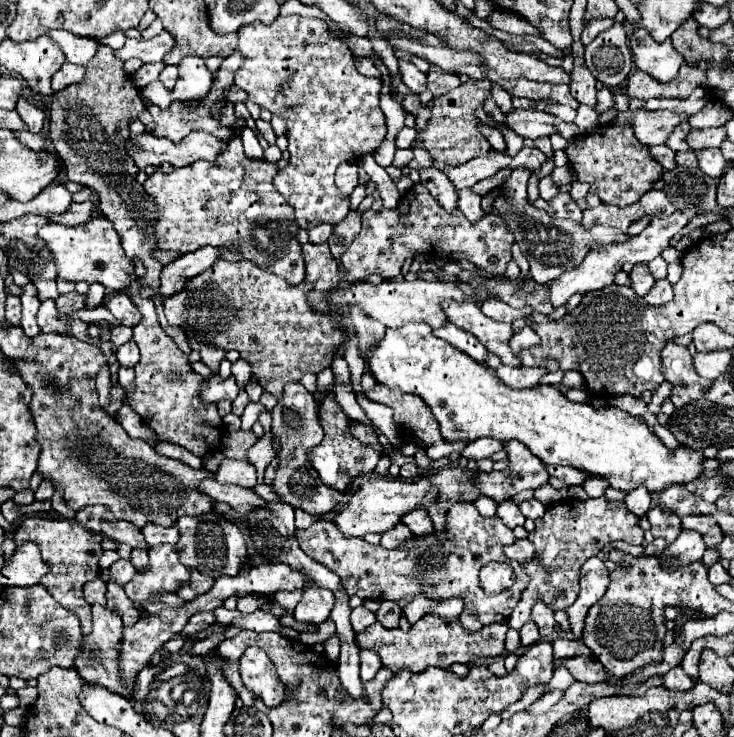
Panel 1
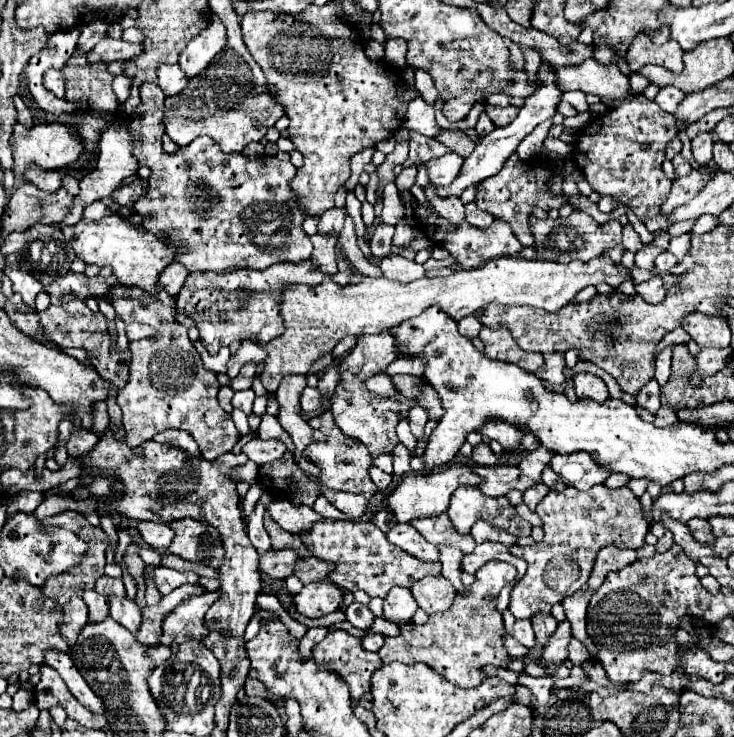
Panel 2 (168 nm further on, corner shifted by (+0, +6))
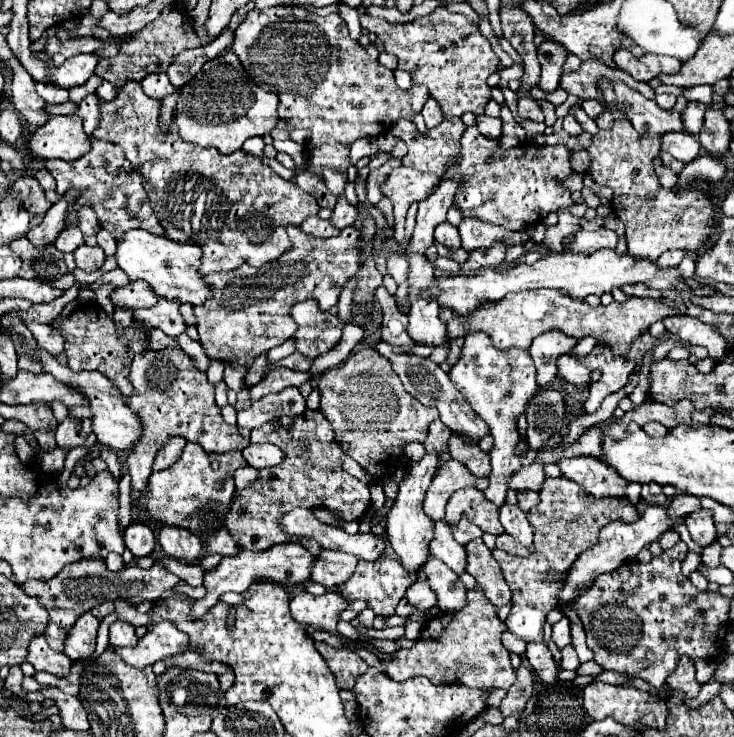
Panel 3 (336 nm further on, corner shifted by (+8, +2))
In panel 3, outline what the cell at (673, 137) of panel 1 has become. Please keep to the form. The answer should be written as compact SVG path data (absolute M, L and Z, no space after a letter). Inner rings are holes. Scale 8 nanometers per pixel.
M689 102L687 110L683 112L683 126L687 132L691 132L693 136L699 134L701 126L703 126L703 116L707 112L707 104L701 102Z

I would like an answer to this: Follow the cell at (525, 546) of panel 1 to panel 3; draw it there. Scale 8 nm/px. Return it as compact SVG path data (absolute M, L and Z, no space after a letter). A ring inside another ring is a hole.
M463 520L463 522L459 522L459 524L451 526L451 528L453 528L453 536L455 536L455 540L457 540L459 544L463 544L463 546L465 546L467 542L471 542L473 538L483 536L481 528L475 526L473 522L467 522L467 520Z

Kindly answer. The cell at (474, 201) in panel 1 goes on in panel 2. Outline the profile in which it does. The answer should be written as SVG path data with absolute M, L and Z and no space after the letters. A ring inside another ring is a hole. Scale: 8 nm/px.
M471 202L471 204L467 204L467 206L465 206L465 214L467 214L467 222L469 222L471 226L475 226L475 228L491 226L491 222L495 220L491 214L481 212L481 210L477 208L477 204L475 204L475 202Z

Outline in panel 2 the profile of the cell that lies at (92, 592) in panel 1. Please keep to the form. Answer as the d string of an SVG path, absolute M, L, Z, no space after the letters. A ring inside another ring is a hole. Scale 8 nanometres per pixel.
M85 590L85 604L89 606L89 622L103 622L109 616L109 598L105 594L97 594L95 590Z

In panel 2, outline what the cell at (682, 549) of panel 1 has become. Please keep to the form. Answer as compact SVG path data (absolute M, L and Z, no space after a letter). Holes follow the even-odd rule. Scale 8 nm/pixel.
M691 520L687 522L691 534L701 542L701 544L715 544L715 536L711 534L711 526L707 520Z

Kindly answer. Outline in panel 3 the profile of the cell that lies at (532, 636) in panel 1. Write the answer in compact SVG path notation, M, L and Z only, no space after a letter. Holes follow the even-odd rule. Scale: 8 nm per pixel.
M505 630L505 632L503 632L503 646L505 646L509 652L515 652L515 654L523 656L527 644L525 644L521 638L517 638L515 634L511 634L509 630Z

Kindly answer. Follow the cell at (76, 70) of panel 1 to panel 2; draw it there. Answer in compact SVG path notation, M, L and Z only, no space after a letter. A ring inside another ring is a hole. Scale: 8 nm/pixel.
M47 70L47 74L43 74L43 86L47 86L55 96L65 98L65 78L61 70Z

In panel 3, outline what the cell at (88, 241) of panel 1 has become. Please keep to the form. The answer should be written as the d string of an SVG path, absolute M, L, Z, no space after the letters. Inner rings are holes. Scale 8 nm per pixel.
M133 228L127 230L121 240L117 240L115 260L131 280L145 280L157 296L197 306L211 296L209 286L203 282L203 276L199 274L199 254L201 250L195 244L181 244L165 236Z

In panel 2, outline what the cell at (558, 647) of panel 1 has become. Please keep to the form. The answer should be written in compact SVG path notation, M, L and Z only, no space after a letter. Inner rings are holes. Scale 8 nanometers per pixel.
M573 638L573 640L571 640L571 644L569 644L569 660L577 666L577 664L587 662L589 658L591 658L591 656L589 656L587 648L585 648L577 638Z

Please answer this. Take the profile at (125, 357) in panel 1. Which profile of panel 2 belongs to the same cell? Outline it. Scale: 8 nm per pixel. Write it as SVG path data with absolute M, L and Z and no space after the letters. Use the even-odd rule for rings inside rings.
M129 324L127 326L127 338L129 338L129 342L143 340L143 338L153 338L155 334L157 334L157 330L151 328L151 326L145 326L145 324Z

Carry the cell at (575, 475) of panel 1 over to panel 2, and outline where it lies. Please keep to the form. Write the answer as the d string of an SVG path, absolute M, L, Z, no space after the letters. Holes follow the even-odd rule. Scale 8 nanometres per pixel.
M555 454L551 466L567 486L577 490L589 490L595 484L603 484L611 474L609 470L603 470L603 466L599 466L591 454Z

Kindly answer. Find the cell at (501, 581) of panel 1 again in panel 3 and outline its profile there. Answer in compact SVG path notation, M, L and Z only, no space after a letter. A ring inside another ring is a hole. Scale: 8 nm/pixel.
M479 584L473 590L467 590L467 604L461 610L433 616L423 626L413 648L399 648L393 654L385 654L387 658L379 658L389 678L403 682L411 676L425 676L433 684L461 684L479 690L507 690L517 680L509 662L509 650L501 644L505 624L497 618L497 608L487 600Z

